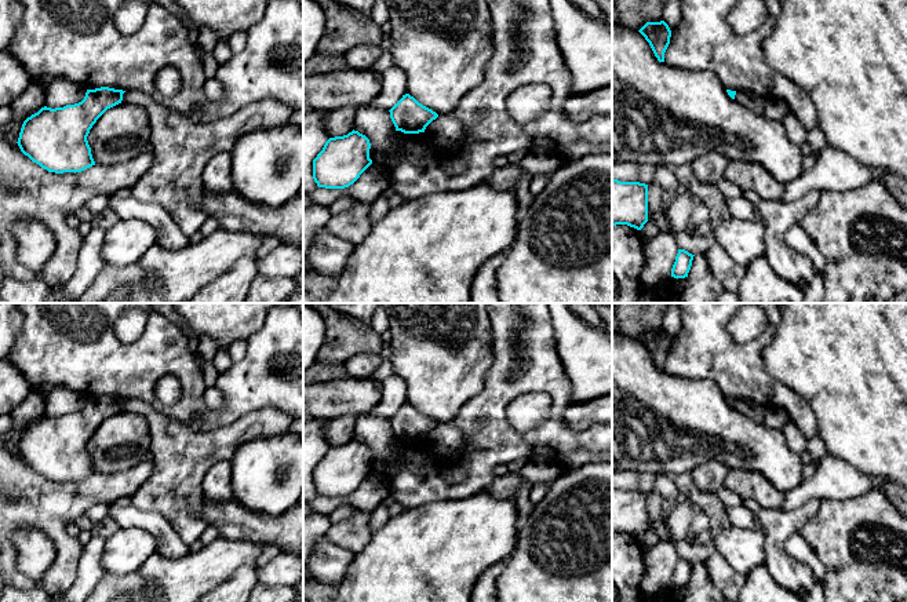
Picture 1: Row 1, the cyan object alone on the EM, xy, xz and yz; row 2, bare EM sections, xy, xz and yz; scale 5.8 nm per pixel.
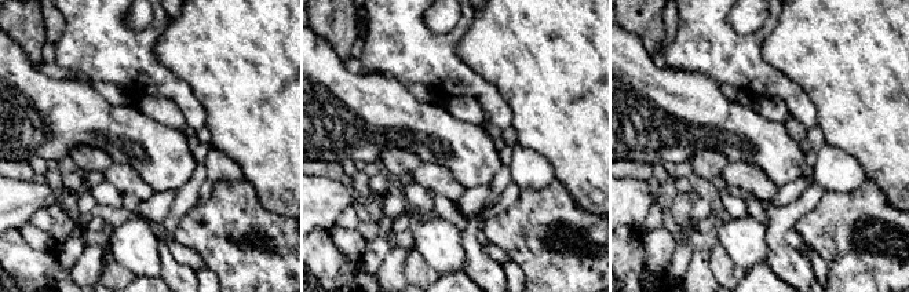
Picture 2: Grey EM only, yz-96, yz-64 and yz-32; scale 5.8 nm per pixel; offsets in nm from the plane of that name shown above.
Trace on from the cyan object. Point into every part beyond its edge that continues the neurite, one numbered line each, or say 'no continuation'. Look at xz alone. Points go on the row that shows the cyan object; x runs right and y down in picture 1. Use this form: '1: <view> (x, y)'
no continuation

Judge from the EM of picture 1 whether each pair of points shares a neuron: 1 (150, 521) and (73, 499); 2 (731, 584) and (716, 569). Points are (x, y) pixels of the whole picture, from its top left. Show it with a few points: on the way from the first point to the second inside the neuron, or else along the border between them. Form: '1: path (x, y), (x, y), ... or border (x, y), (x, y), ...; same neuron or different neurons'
1: border (116, 502), (108, 506); different neurons
2: path (727, 580), (720, 573); same neuron

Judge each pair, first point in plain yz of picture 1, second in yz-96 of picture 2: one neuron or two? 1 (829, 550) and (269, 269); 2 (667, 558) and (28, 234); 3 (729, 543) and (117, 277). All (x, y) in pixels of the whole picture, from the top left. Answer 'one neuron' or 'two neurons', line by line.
1: one neuron
2: one neuron
3: two neurons

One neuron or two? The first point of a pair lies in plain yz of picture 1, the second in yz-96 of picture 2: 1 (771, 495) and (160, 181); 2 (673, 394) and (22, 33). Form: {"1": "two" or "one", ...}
{"1": "two", "2": "two"}

